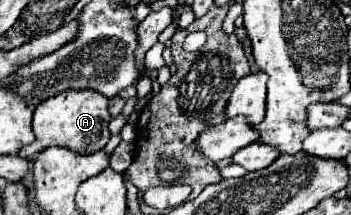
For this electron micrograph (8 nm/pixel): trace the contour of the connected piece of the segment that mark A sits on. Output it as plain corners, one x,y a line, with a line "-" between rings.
65,91
61,95
45,99
45,103
39,103
33,113
33,133
35,141
21,149
21,157
31,159
35,153
47,149
47,147
67,147
77,153
95,153
103,149
111,137
109,131
109,101
103,99
99,91

